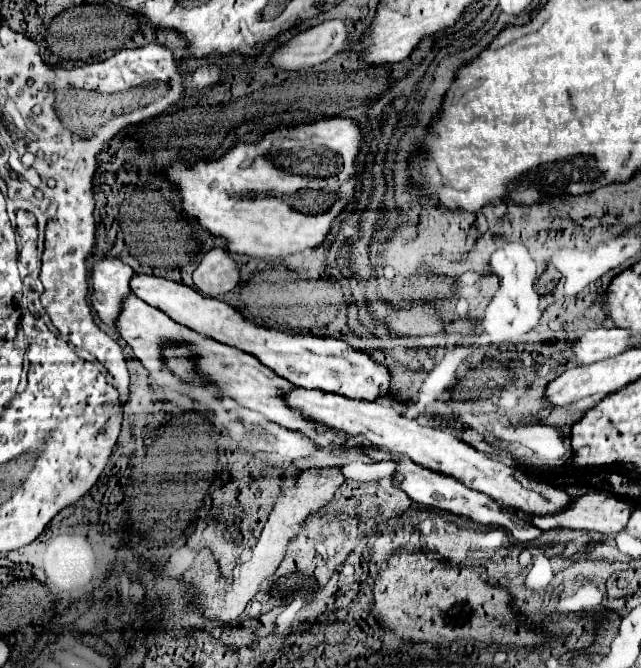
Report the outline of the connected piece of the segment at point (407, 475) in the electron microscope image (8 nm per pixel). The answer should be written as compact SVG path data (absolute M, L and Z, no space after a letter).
M366 451L366 455L370 455L374 461L388 461L388 459L394 459L398 461L398 471L394 475L394 485L398 485L400 489L404 489L408 493L410 499L414 499L416 503L420 505L426 505L426 507L434 507L434 509L442 509L442 511L448 511L448 513L454 513L454 515L460 515L460 517L466 517L474 523L480 523L480 525L486 525L486 527L504 527L506 531L510 531L510 535L520 541L520 543L530 543L534 539L538 539L544 531L540 531L538 527L532 527L532 523L528 523L524 517L516 515L514 511L510 509L504 509L500 507L496 501L492 501L490 497L478 493L478 491L472 491L468 487L464 487L460 481L452 479L452 477L446 477L446 475L440 475L440 473L434 473L434 471L428 471L426 467L420 467L416 463L412 463L410 459L406 457L398 457L394 453L384 453L384 451Z

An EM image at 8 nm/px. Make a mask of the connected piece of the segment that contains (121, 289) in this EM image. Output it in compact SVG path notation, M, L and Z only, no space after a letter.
M104 259L94 263L92 267L92 287L94 293L90 295L92 305L98 317L114 327L116 319L120 317L122 303L126 295L132 293L130 281L134 277L134 269L120 259Z

